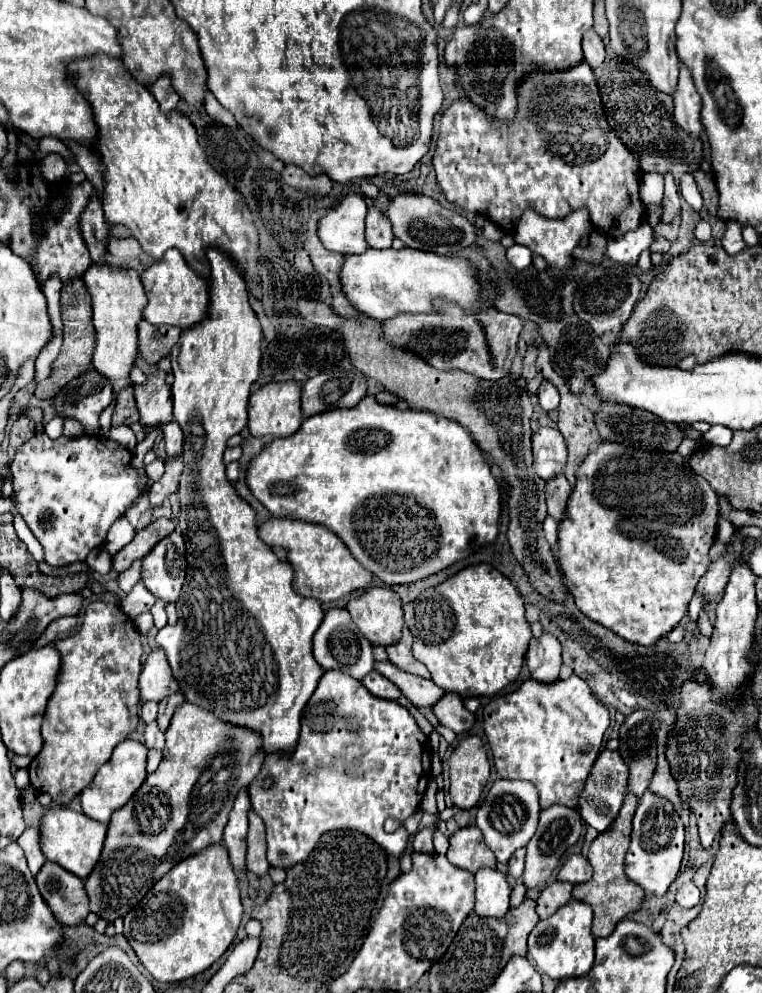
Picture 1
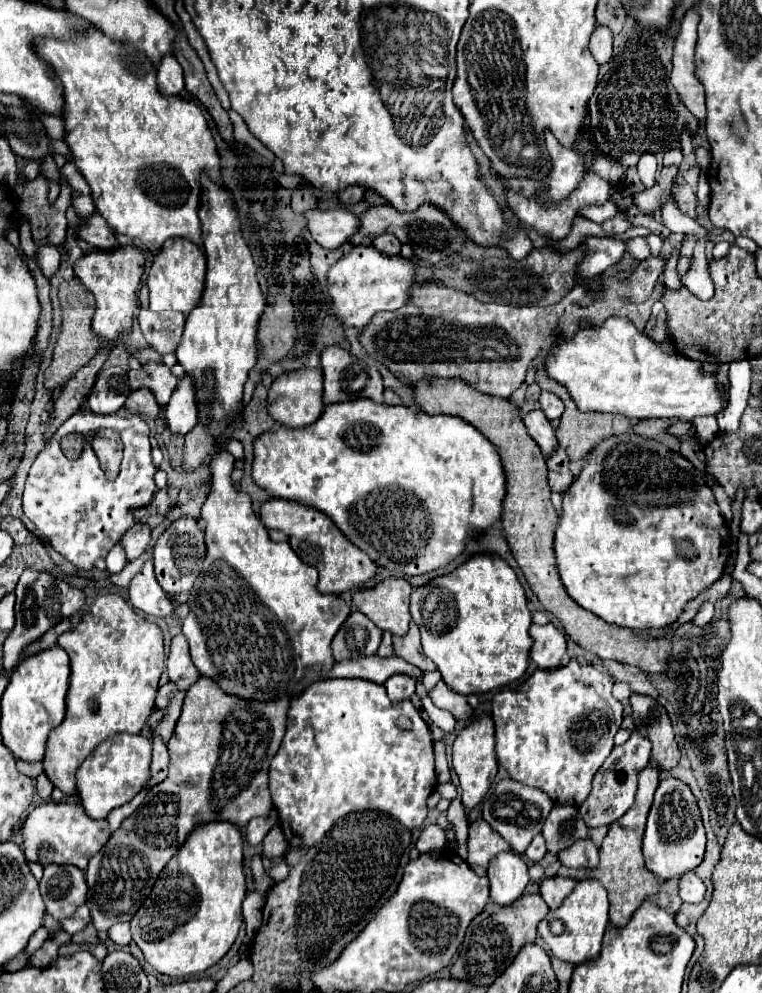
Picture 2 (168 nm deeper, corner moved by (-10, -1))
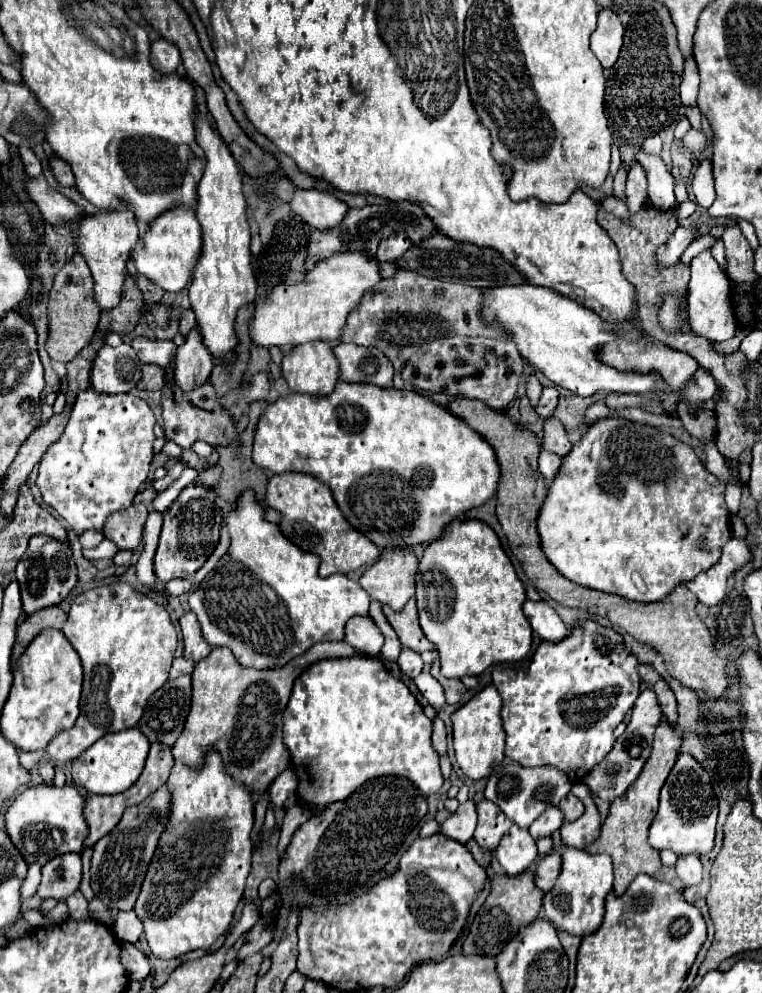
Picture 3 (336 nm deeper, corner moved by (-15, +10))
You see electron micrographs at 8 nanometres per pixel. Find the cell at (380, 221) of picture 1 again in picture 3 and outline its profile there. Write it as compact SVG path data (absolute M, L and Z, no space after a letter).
M402 231L392 233L390 237L386 237L386 239L380 243L376 257L378 257L380 261L396 261L396 259L400 259L400 257L406 253L406 249L408 249L410 245L412 245L412 243L408 243L408 235L404 235Z

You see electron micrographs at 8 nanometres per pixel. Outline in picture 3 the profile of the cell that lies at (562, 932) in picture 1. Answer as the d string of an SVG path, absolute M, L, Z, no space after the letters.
M564 849L562 855L562 873L556 881L556 887L544 895L544 913L546 919L574 935L586 937L592 935L604 921L604 901L612 891L612 861L608 855L588 855L586 851Z

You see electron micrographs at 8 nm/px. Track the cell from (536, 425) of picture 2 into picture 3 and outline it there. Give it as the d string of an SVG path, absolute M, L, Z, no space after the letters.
M532 375L532 377L528 379L528 383L526 383L526 395L528 395L532 407L538 405L538 401L540 401L540 393L542 393L542 385L540 385L538 379Z

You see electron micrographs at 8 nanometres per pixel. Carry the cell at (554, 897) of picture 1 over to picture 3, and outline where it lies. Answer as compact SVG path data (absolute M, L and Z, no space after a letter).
M552 853L552 855L546 855L538 867L536 867L536 873L534 873L534 881L536 881L536 887L542 889L542 891L550 891L558 879L562 871L562 859L558 853Z

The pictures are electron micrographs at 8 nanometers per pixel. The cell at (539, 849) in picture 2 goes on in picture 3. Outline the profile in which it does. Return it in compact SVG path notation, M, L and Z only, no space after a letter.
M550 807L548 811L544 811L544 815L540 815L540 819L536 819L532 825L530 825L530 835L534 839L542 839L542 837L550 837L554 831L560 829L562 825L562 815L560 815L560 809L558 807Z

